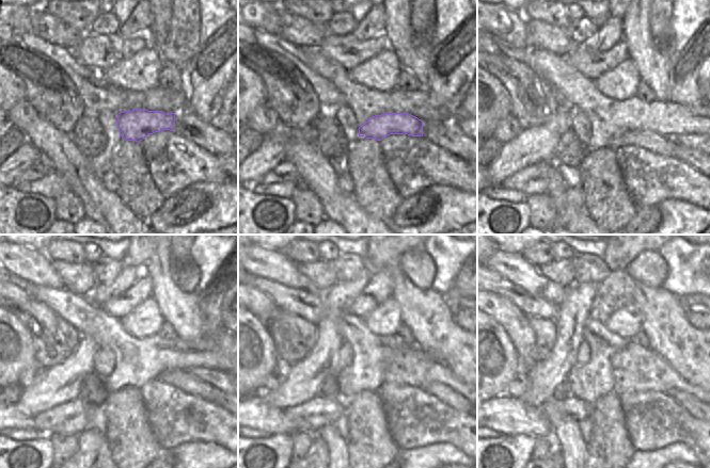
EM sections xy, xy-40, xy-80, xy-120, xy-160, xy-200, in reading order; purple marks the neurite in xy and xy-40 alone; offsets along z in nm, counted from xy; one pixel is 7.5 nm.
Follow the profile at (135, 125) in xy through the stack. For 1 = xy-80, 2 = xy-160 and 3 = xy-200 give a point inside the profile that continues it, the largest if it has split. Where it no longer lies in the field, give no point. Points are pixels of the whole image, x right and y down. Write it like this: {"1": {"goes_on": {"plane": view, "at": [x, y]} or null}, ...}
{"1": {"goes_on": {"plane": "xy-80", "at": [651, 141]}}, "2": {"goes_on": {"plane": "xy-160", "at": [444, 393]}}, "3": {"goes_on": {"plane": "xy-200", "at": [690, 402]}}}

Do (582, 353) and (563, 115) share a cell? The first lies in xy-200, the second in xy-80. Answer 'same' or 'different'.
different

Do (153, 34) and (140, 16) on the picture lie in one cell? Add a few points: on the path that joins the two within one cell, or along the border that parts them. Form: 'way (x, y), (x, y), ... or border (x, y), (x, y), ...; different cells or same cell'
border (152, 11), (152, 21), (146, 33); different cells

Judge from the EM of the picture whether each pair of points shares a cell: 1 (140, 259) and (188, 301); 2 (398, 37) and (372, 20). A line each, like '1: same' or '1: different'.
1: different
2: different

